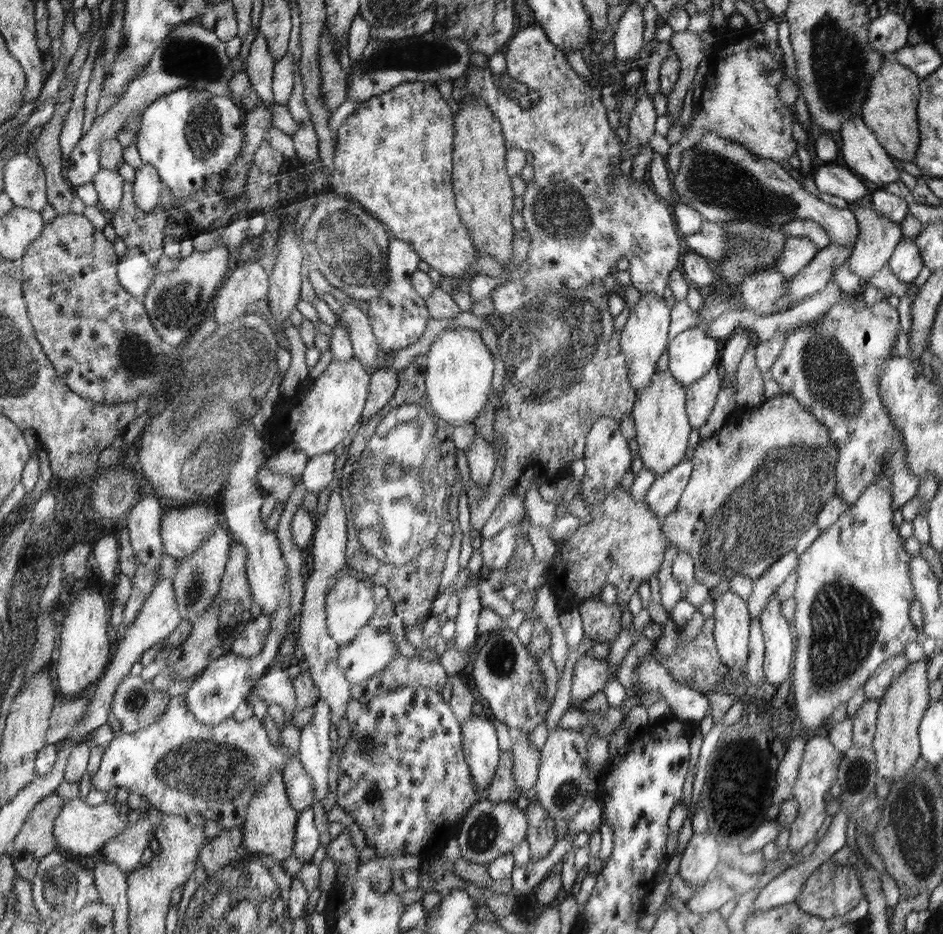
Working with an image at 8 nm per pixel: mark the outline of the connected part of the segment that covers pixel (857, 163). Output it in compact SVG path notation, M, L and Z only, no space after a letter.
M852 115L839 134L842 160L849 169L883 187L900 181L899 163L880 144L879 137L864 123L863 115Z

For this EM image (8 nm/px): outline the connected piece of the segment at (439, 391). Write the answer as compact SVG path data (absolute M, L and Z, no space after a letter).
M466 327L444 329L430 345L430 351L425 354L427 356L426 390L427 399L430 401L429 410L453 427L465 426L474 422L478 412L488 402L488 390L492 384L492 374L494 374L494 360L488 348L482 344L480 335L477 330Z

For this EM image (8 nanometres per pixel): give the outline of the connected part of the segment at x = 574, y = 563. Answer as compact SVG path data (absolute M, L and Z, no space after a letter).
M621 485L608 491L600 505L589 511L590 520L586 524L581 523L568 540L560 542L546 567L547 584L557 591L560 612L600 597L604 584L615 586L620 596L618 602L624 608L634 590L652 574L660 572L662 557L668 547L662 519L652 512L646 501L636 500L630 490L625 490Z

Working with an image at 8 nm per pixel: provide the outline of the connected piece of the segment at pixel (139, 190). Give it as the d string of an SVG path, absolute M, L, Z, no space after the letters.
M143 163L135 172L135 180L132 182L133 196L140 209L150 211L158 205L161 198L162 179L158 175L158 169L150 163Z

